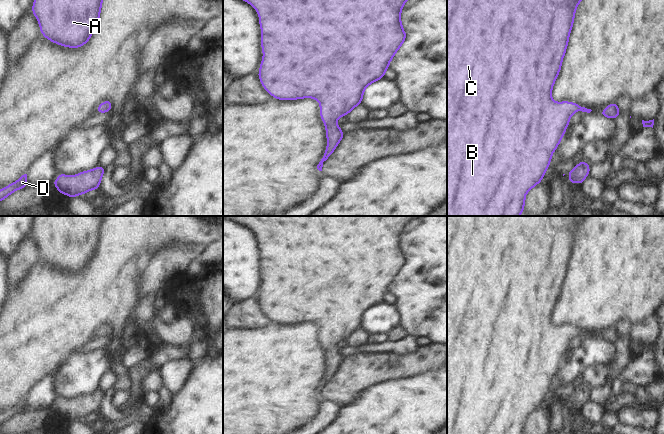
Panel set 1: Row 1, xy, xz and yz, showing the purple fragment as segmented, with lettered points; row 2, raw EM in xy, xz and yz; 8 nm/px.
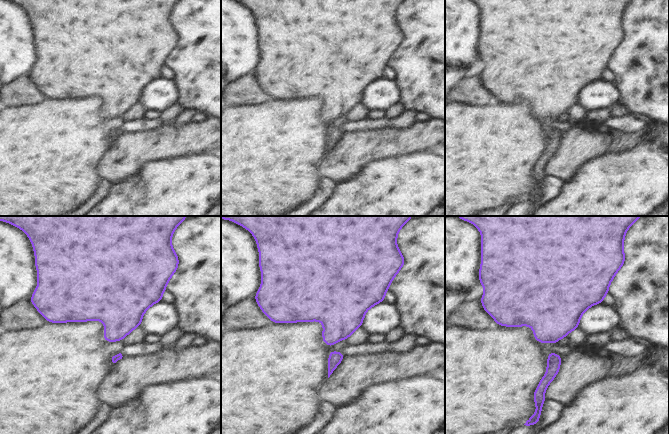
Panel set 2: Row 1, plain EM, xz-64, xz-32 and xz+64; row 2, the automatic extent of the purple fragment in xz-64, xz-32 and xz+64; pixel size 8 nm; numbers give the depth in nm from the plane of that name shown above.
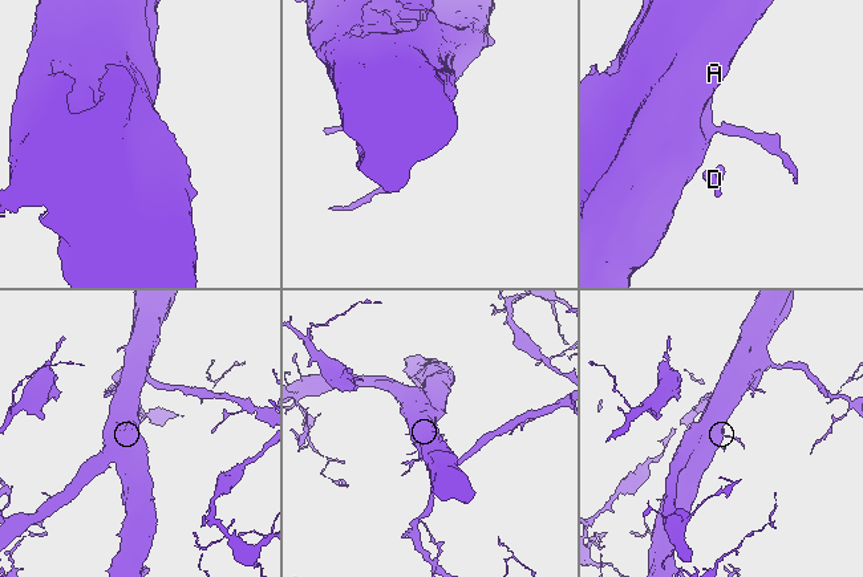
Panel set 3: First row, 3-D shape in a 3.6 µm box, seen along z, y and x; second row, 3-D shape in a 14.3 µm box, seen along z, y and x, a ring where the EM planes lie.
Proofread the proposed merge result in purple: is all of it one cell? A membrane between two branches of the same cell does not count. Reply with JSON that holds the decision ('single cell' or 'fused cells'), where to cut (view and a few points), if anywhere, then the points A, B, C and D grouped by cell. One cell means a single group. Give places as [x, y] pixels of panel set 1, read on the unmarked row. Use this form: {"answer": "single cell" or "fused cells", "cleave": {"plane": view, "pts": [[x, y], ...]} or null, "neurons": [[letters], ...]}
{"answer": "single cell", "cleave": null, "neurons": [["A", "B", "C", "D"]]}

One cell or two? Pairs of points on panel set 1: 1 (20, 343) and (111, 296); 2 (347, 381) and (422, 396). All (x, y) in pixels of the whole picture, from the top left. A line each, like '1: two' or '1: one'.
1: one
2: two

